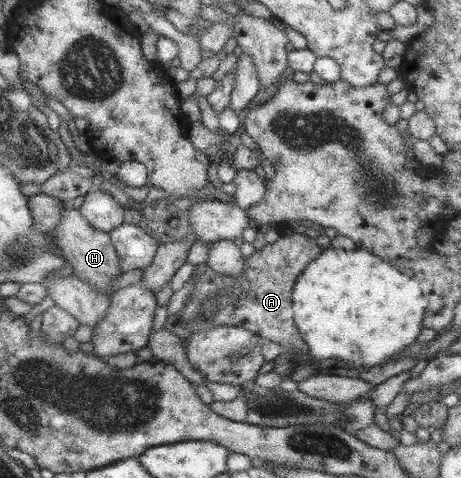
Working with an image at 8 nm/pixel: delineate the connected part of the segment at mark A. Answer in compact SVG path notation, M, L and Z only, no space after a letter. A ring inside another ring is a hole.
M292 233L267 243L260 250L255 249L251 256L244 259L244 267L238 277L217 274L207 264L194 265L190 278L196 280L196 287L193 286L193 294L187 298L183 310L175 315L173 321L191 335L222 325L242 327L259 335L261 340L277 342L282 349L309 353L309 346L303 341L294 322L292 293L298 276L322 251L323 248L315 243L315 239L306 234ZM213 291L217 294L220 291L222 295L215 296Z

